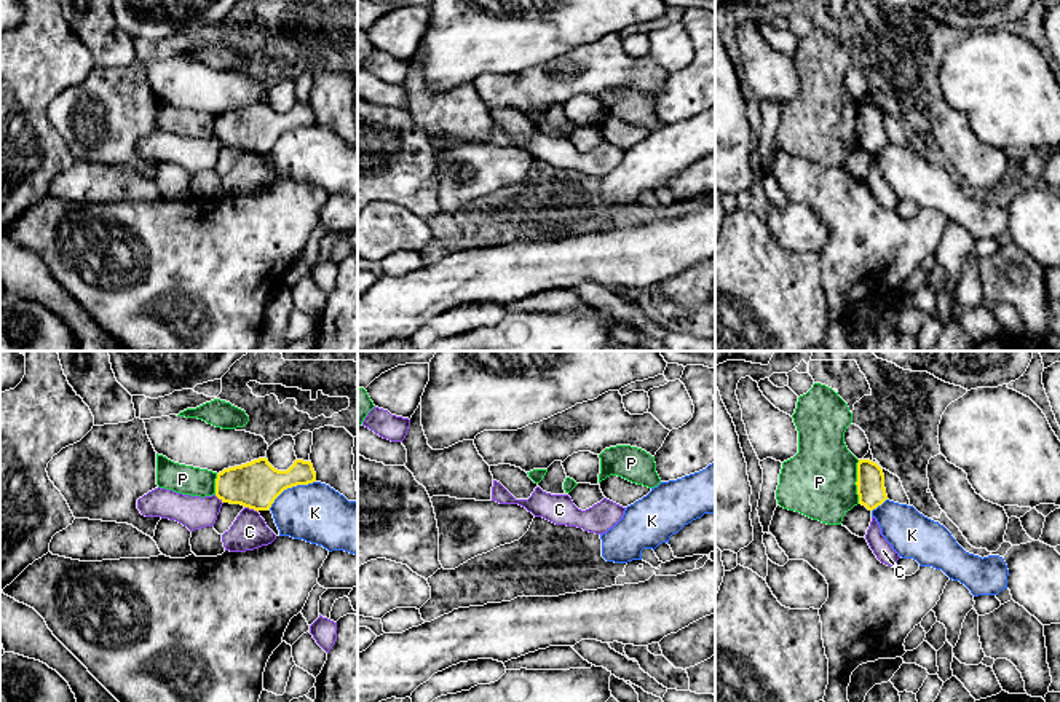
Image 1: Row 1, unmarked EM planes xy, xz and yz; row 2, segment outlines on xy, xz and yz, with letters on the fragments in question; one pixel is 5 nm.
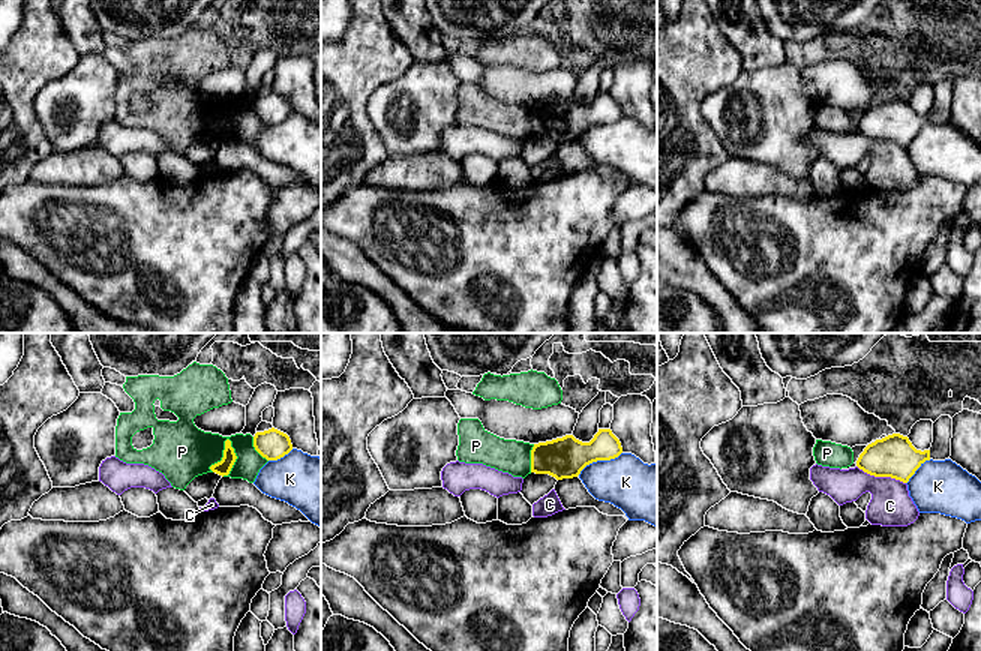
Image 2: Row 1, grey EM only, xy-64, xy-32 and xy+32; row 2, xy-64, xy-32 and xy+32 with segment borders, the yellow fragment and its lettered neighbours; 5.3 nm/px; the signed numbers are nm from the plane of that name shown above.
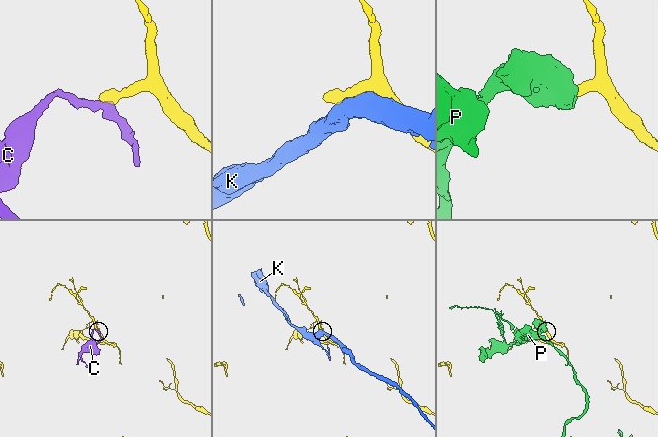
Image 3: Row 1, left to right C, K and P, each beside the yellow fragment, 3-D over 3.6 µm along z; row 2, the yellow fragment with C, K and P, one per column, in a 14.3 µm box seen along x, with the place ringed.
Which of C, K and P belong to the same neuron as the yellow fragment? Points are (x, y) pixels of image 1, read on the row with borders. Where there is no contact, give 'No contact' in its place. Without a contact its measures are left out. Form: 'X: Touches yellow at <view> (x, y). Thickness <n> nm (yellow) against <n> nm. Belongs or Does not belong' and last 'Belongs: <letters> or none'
C: Touches yellow at xy (251, 508). Thickness 240 nm (yellow) against 180 nm. Does not belong
K: Touches yellow at xy (291, 487). Thickness 240 nm (yellow) against 300 nm. Does not belong
P: Touches yellow at yz (856, 482). Thickness 140 nm (yellow) against 360 nm. Does not belong
Belongs: none

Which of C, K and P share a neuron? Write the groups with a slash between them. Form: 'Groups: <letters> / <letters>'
Groups: C / K / P

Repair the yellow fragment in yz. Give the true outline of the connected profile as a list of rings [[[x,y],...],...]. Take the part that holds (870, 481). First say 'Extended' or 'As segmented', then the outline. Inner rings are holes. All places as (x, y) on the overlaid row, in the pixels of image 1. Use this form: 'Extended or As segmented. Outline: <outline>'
As segmented. Outline: [[[859,459],[856,485],[859,504],[868,511],[876,509],[888,499],[883,469],[870,459]]]

